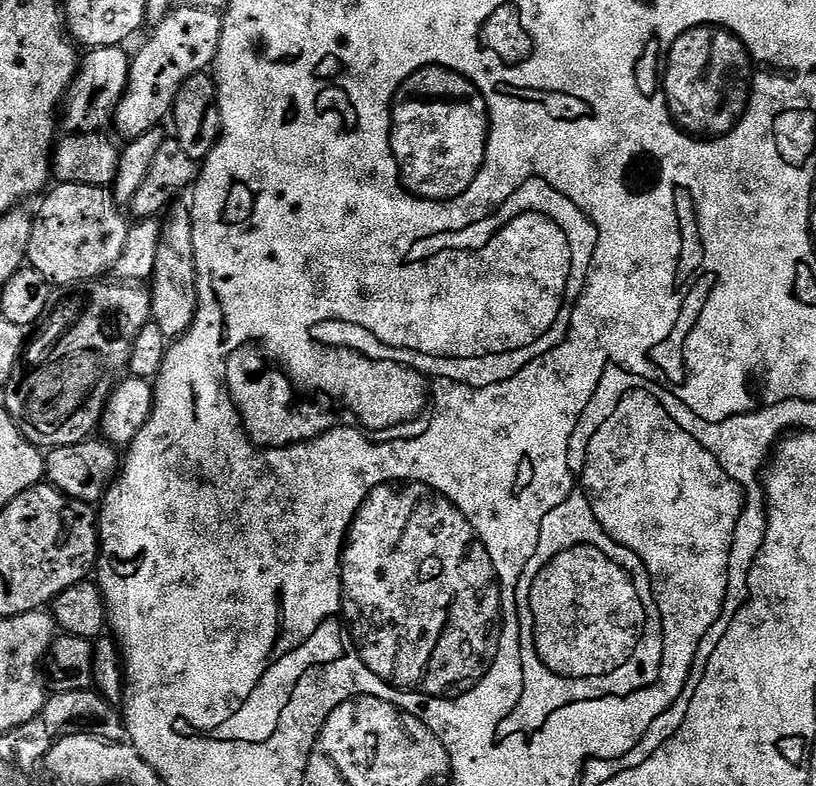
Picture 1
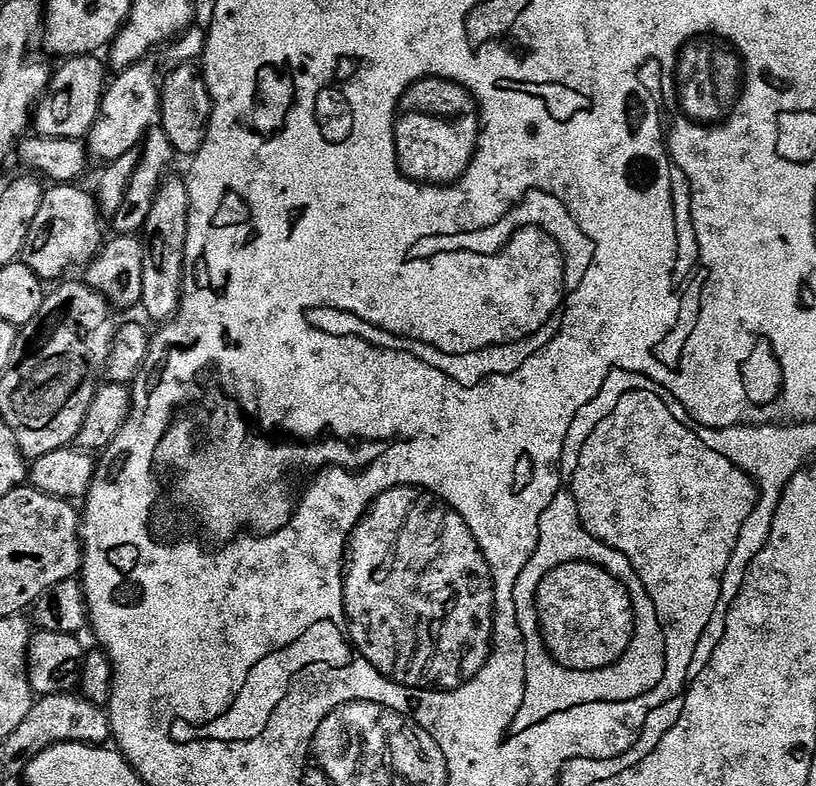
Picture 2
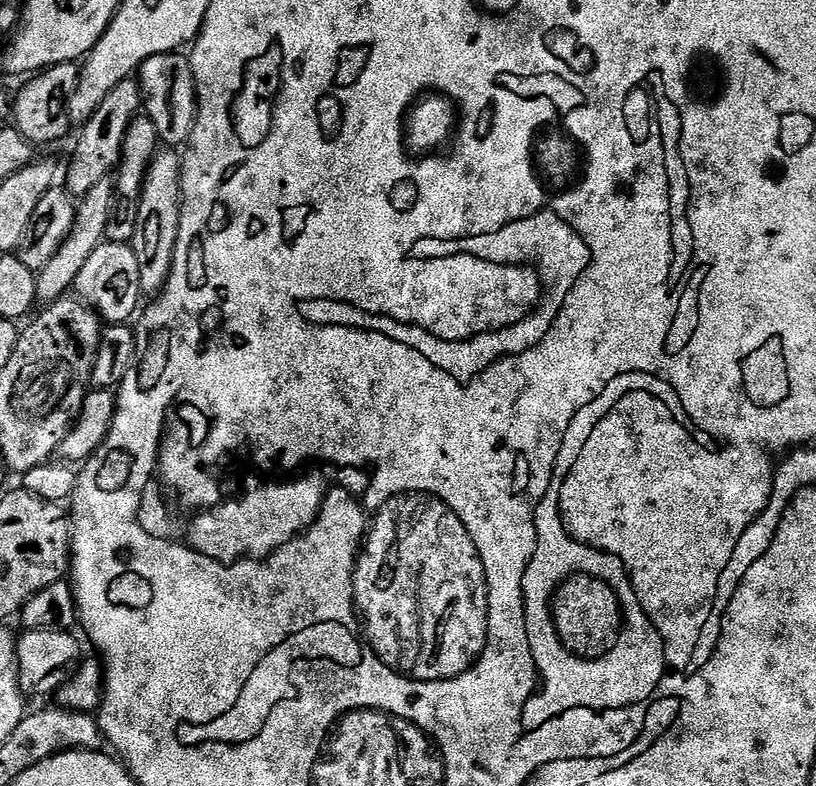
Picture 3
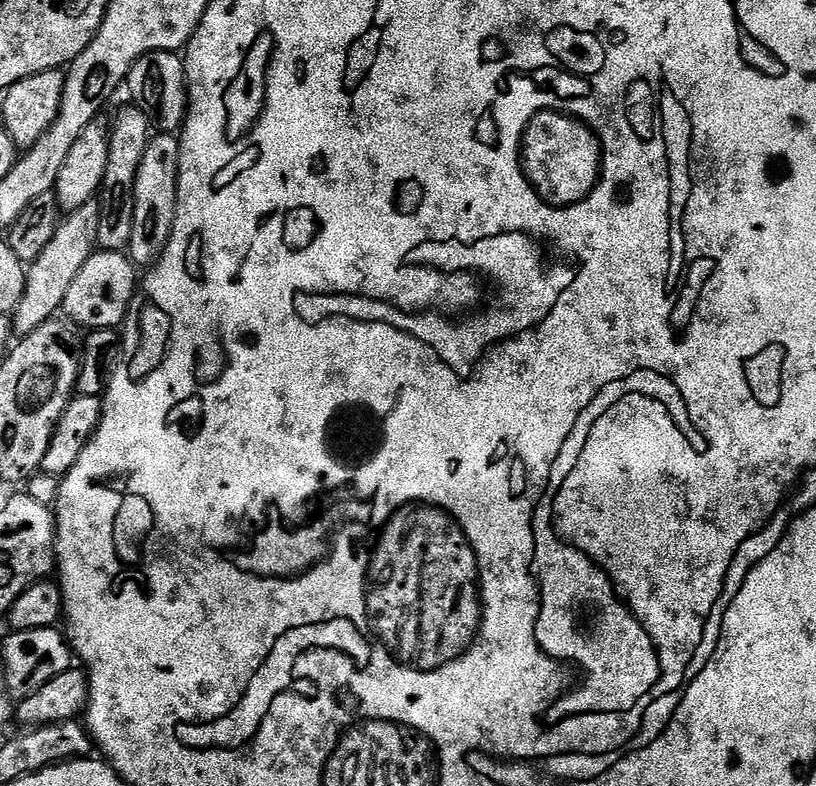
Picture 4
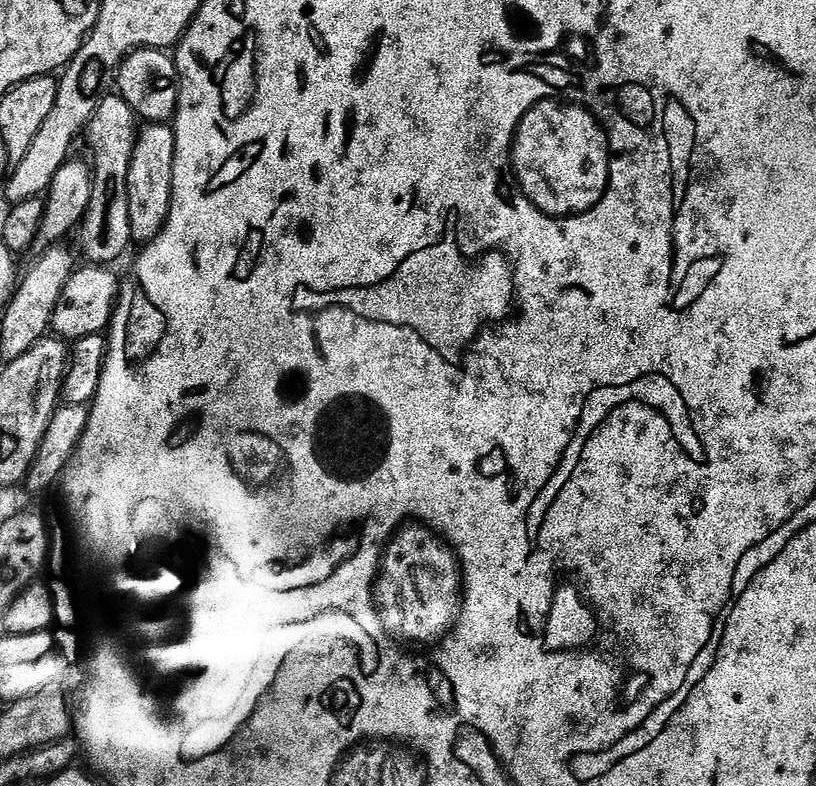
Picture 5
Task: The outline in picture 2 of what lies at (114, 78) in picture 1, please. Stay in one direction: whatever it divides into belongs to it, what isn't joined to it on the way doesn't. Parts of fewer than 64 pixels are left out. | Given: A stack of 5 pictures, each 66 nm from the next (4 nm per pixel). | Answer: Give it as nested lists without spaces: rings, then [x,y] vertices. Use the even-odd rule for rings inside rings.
[[[96,54],[90,56],[73,56],[71,58],[65,59],[61,64],[64,65],[62,65],[60,69],[57,67],[52,73],[51,80],[48,81],[47,94],[40,99],[40,103],[37,104],[34,109],[34,132],[35,135],[45,136],[46,138],[70,138],[71,140],[84,140],[85,137],[87,137],[88,131],[94,126],[94,122],[98,118],[98,110],[102,106],[102,98],[104,97],[104,90],[106,87],[106,76],[104,80],[104,68],[106,72],[106,64],[105,61]]]

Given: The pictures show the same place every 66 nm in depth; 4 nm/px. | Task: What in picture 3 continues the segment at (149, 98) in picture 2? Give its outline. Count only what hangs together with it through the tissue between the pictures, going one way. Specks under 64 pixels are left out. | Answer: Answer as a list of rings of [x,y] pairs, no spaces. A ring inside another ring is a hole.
[[[135,79],[124,80],[110,94],[106,94],[102,106],[79,129],[80,137],[76,140],[76,149],[72,152],[72,161],[68,164],[66,187],[73,197],[79,198],[94,186],[117,171],[120,163],[120,151],[124,148],[126,130],[141,111],[140,85]]]

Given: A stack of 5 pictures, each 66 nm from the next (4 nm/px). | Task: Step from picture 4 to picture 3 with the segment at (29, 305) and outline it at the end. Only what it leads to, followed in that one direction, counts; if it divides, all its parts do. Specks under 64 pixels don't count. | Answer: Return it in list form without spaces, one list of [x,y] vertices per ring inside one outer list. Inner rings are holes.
[[[106,178],[102,182],[94,182],[90,190],[79,197],[76,205],[76,221],[58,254],[46,262],[40,271],[36,273],[36,299],[40,302],[51,302],[60,299],[75,285],[82,266],[86,266],[86,258],[94,254],[98,245],[105,243],[106,226],[110,222],[112,203],[116,200],[116,185],[111,179]]]

